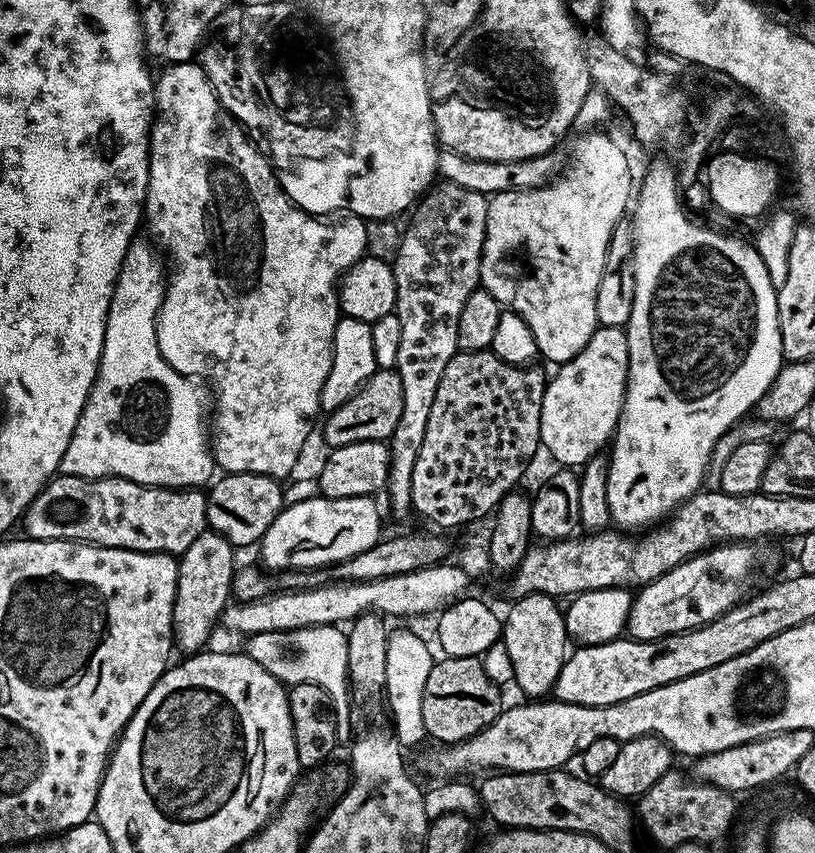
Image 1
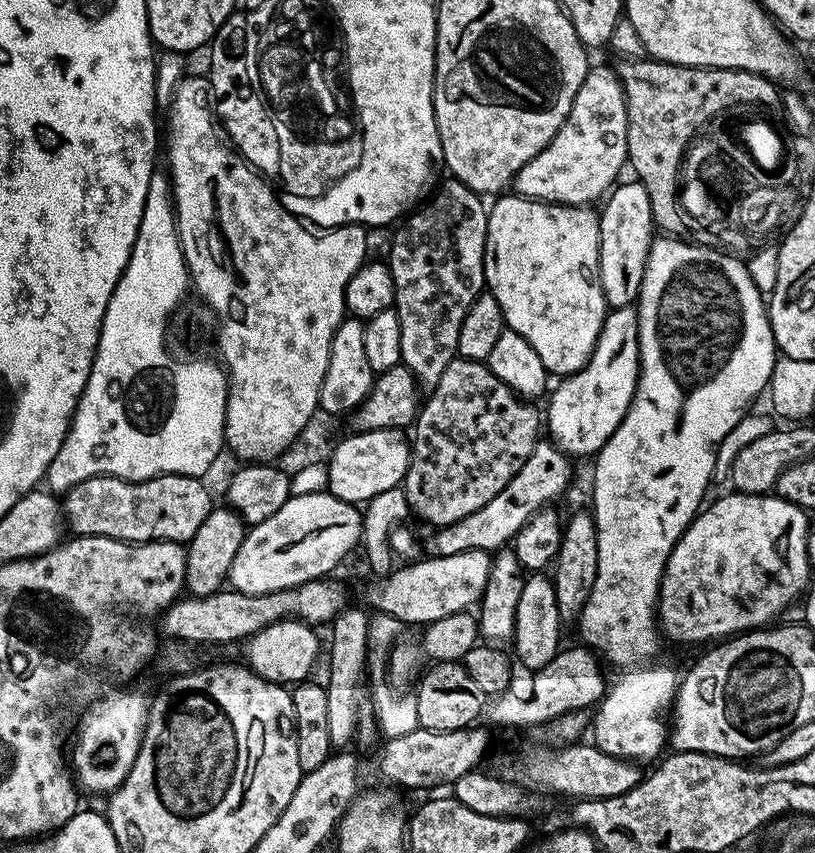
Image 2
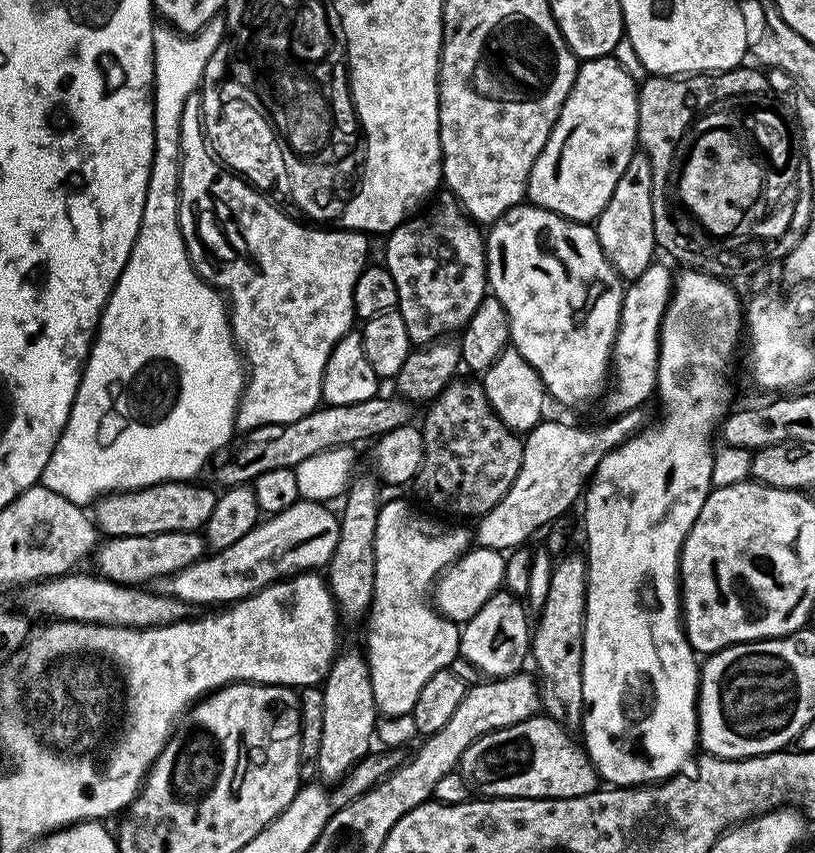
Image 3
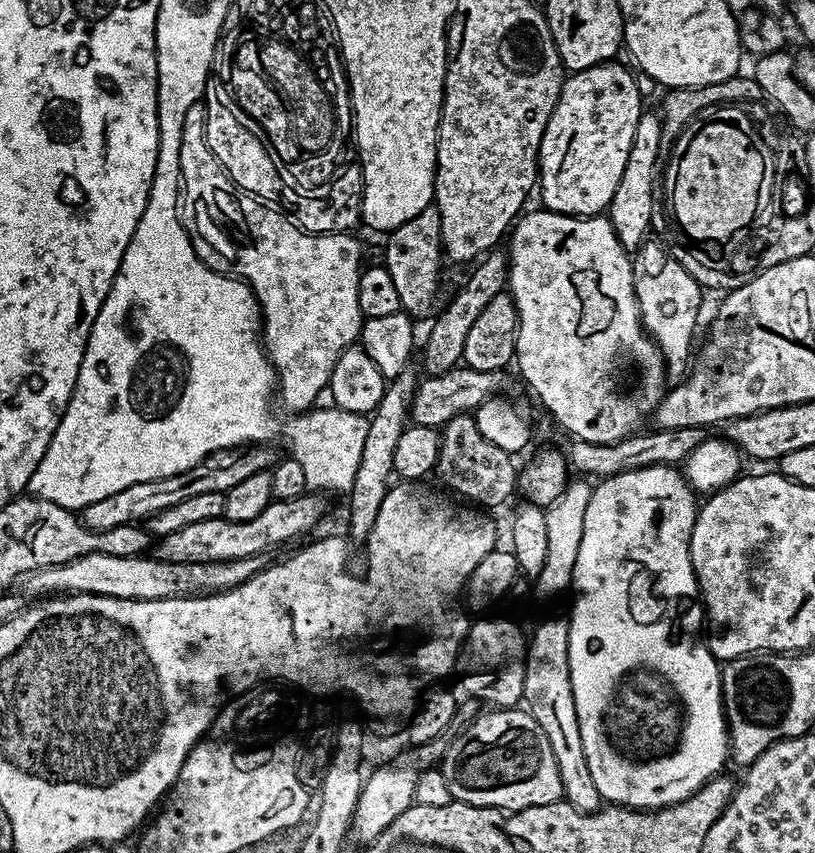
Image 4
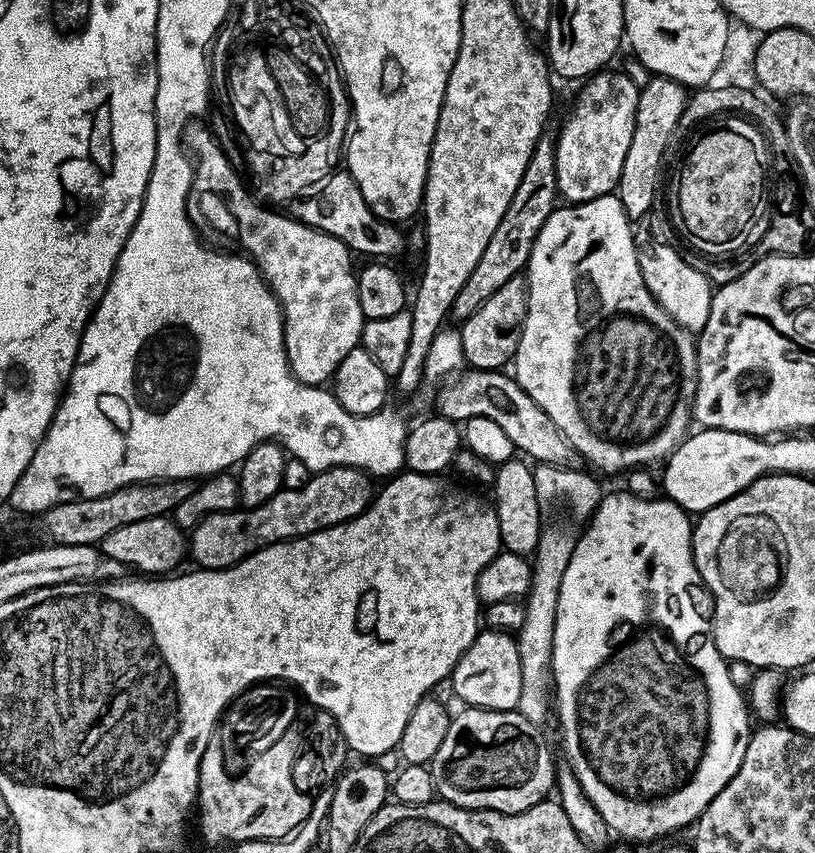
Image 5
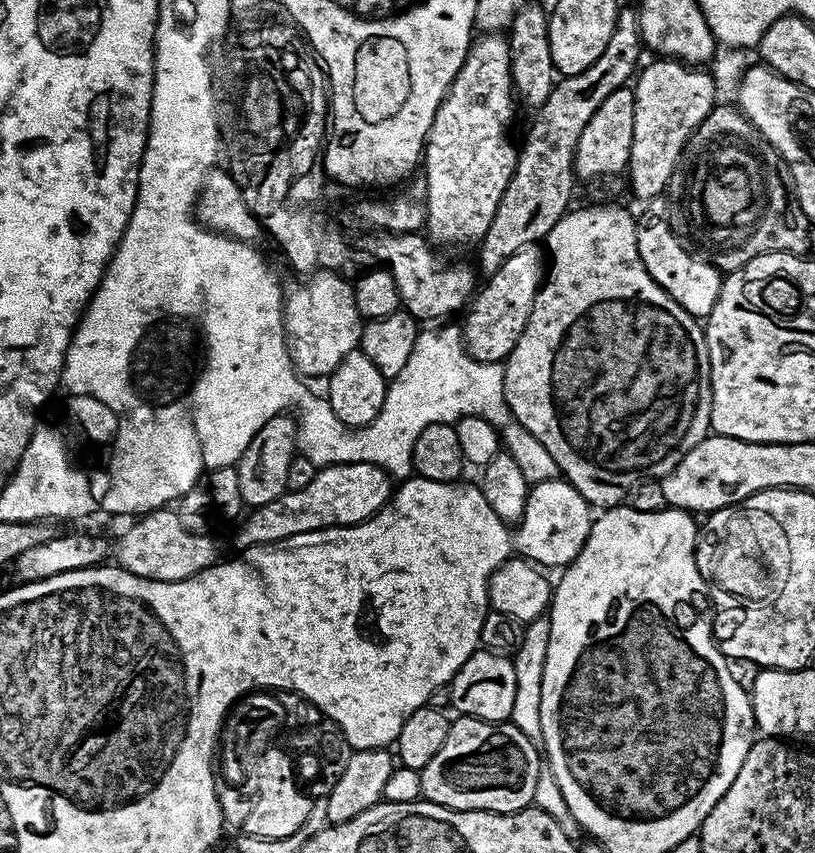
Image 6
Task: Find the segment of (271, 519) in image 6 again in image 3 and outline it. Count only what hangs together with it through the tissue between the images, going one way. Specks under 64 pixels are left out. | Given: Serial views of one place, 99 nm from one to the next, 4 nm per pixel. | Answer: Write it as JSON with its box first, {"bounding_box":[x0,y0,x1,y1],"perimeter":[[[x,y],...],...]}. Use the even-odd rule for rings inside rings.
{"bounding_box":[94,531,206,586],"perimeter":[[[199,531],[194,532],[167,532],[166,534],[154,534],[153,536],[113,536],[105,539],[97,547],[94,553],[94,561],[98,567],[99,575],[106,580],[113,580],[116,584],[131,584],[144,586],[147,580],[159,581],[165,576],[173,576],[178,570],[190,566],[194,561],[205,555],[206,541]]]}

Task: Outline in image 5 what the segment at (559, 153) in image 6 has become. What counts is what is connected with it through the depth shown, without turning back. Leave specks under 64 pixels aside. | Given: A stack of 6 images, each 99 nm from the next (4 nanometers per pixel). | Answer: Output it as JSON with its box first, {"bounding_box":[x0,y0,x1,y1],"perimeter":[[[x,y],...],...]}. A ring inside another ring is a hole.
{"bounding_box":[451,134,557,322],"perimeter":[[[545,134],[534,146],[534,154],[530,154],[530,162],[522,174],[522,182],[518,182],[518,190],[514,190],[514,198],[510,198],[510,206],[506,206],[506,214],[502,214],[502,222],[498,222],[498,230],[490,238],[482,258],[478,258],[478,266],[474,266],[470,278],[458,290],[458,298],[454,298],[451,310],[453,317],[462,322],[487,302],[490,294],[495,294],[502,285],[510,282],[510,278],[521,275],[527,269],[530,250],[538,238],[538,230],[550,218],[553,208],[557,207],[556,191],[556,146],[551,135]]]}

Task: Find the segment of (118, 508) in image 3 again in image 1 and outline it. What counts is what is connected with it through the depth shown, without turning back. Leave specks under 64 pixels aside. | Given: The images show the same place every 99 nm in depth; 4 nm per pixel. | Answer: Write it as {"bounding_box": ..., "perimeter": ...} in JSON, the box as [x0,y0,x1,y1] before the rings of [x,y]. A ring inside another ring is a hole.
{"bounding_box":[22,474,208,554],"perimeter":[[[57,474],[45,484],[34,499],[28,504],[22,517],[24,524],[23,535],[29,540],[78,540],[82,544],[100,544],[104,548],[125,548],[135,552],[167,552],[169,554],[179,554],[184,552],[206,530],[208,519],[206,518],[206,496],[203,491],[186,488],[177,490],[174,488],[153,488],[151,484],[139,484],[133,480],[124,480],[121,476],[101,476],[98,480],[88,480],[84,476],[66,476]]]}

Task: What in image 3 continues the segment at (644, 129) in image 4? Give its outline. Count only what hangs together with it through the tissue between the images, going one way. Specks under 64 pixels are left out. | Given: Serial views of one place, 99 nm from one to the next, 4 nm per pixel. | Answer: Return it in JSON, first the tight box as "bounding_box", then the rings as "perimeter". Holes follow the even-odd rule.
{"bounding_box":[594,152,658,282],"perimeter":[[[633,152],[626,170],[622,170],[622,178],[618,178],[618,186],[614,186],[614,194],[610,194],[610,202],[606,202],[606,210],[594,221],[596,237],[606,258],[625,282],[638,279],[642,270],[654,262],[652,255],[658,252],[654,230],[658,208],[655,203],[652,205],[652,164],[653,157],[647,152]]]}

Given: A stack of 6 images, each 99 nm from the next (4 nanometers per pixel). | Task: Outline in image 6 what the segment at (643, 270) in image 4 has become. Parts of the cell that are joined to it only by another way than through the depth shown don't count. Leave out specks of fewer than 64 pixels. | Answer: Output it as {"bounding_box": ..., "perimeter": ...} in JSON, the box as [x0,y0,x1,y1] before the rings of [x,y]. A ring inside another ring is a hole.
{"bounding_box":[636,202,722,318],"perimeter":[[[656,202],[644,213],[639,213],[636,221],[636,237],[638,238],[638,254],[654,282],[682,306],[690,315],[706,318],[714,310],[714,302],[718,302],[722,273],[712,264],[702,262],[691,251],[687,252],[679,236],[672,231],[665,216],[666,208],[663,203]]]}

